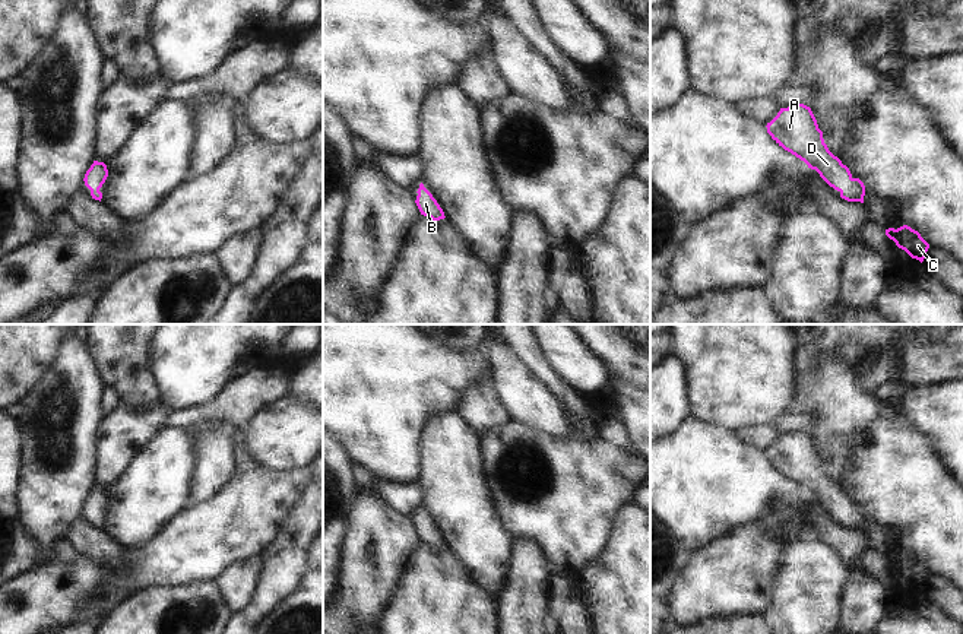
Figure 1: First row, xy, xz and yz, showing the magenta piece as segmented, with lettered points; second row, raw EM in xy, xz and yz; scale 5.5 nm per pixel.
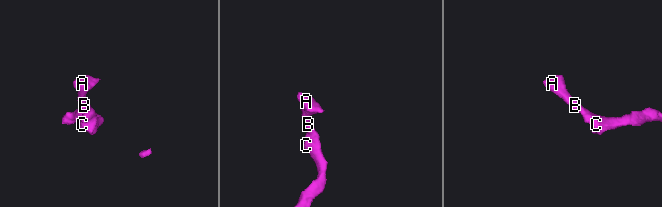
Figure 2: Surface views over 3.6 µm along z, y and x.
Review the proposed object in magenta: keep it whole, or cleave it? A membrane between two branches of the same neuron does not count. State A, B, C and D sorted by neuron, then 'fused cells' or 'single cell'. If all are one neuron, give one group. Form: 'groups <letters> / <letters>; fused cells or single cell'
groups A B C D; single cell

